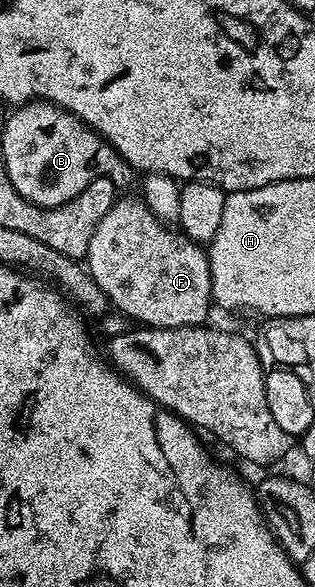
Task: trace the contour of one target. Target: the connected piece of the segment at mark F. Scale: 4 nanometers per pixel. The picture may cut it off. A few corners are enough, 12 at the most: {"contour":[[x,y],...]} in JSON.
{"contour":[[122,195],[85,265],[144,327],[204,325],[208,251]]}

